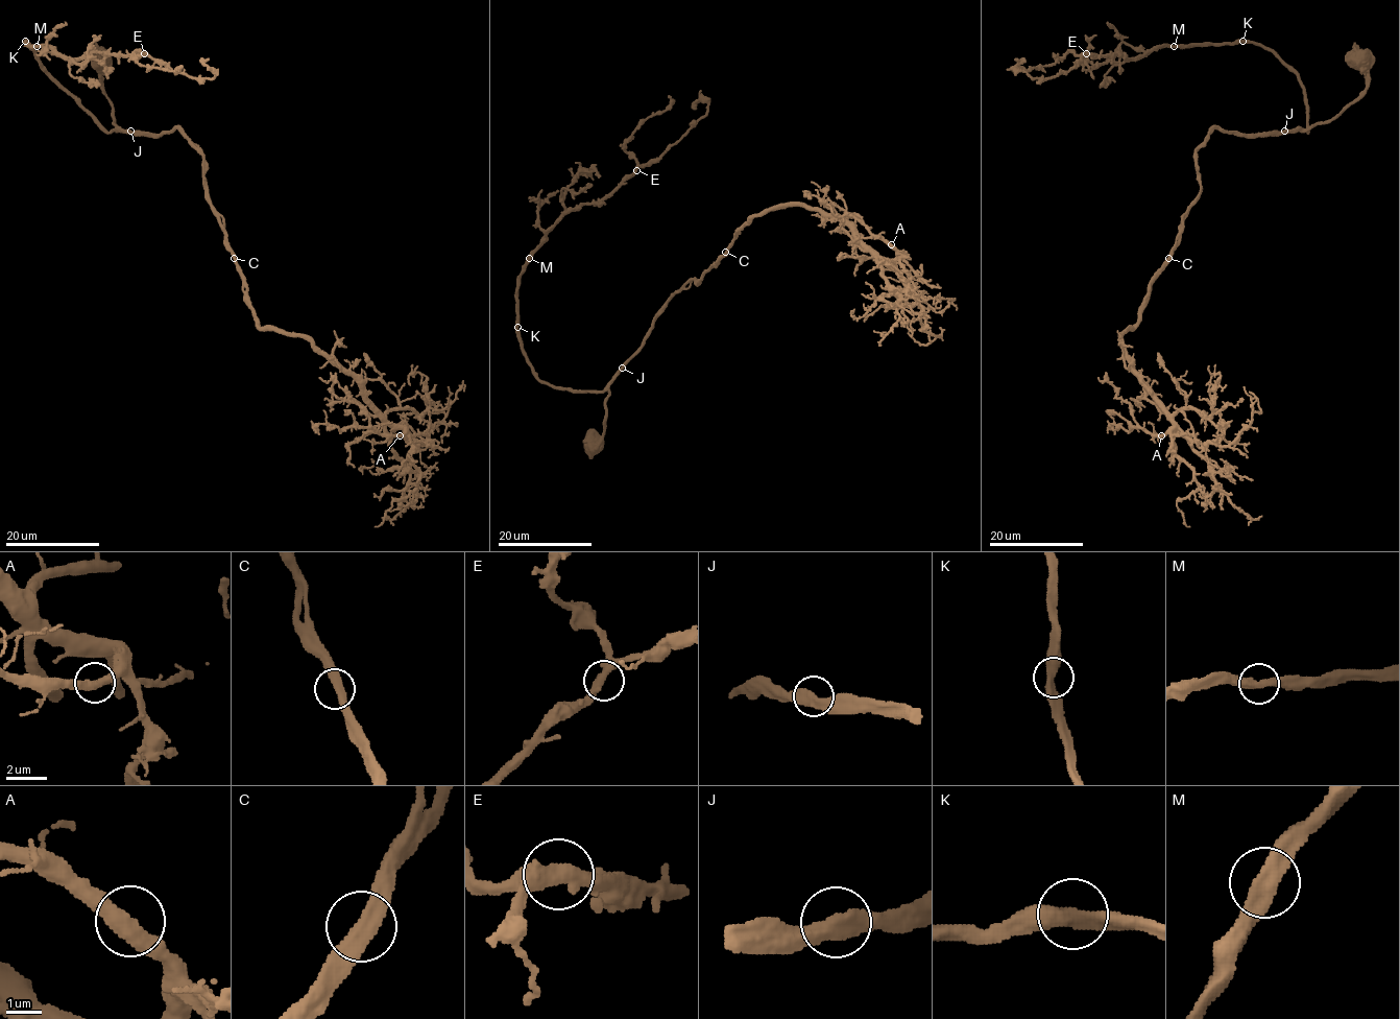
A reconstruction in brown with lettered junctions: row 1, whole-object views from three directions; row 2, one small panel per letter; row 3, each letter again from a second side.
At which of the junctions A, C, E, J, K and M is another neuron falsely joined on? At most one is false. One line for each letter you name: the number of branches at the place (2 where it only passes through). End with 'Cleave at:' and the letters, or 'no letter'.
Cleave at: no letter

